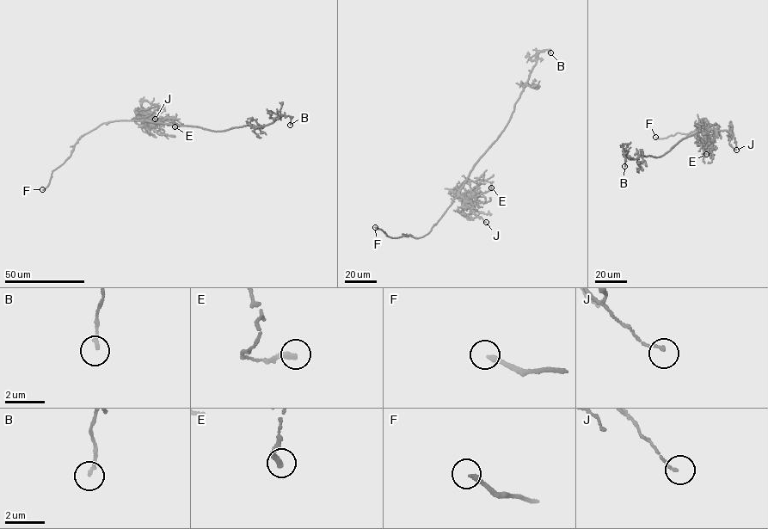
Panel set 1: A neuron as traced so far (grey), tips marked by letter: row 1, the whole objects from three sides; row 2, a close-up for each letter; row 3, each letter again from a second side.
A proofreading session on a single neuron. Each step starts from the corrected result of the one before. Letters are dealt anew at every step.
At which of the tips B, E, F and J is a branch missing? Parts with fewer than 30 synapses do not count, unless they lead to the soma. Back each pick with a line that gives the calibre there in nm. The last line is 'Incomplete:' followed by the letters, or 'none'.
F: 200 nm thick
Incomplete: F

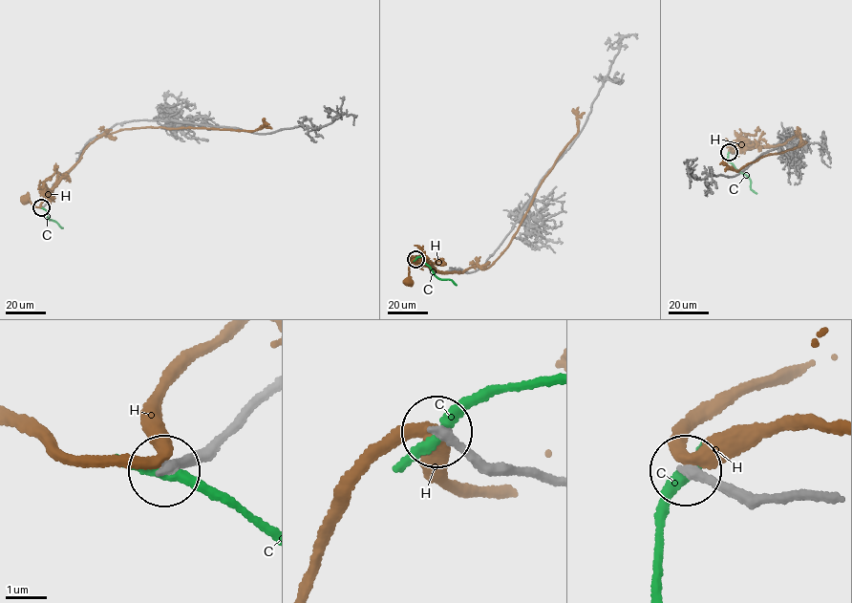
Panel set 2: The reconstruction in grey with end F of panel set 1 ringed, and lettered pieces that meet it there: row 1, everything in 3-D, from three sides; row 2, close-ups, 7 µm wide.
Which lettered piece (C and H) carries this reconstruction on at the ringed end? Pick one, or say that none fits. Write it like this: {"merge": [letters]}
{"merge": []}

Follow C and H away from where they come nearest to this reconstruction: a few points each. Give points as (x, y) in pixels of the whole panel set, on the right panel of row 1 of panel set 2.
C: (729, 152), (728, 161), (747, 176), (751, 188), (756, 193)
H: (729, 152), (734, 146), (749, 144)

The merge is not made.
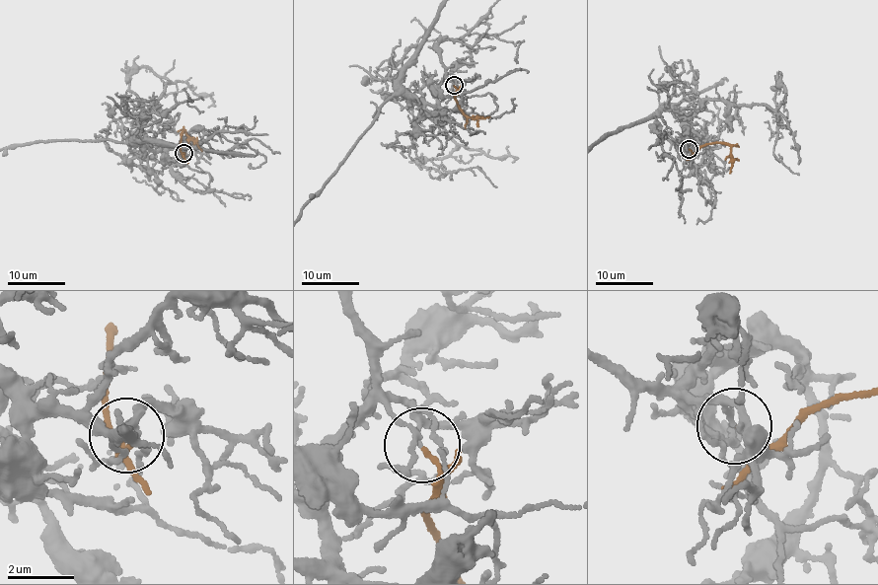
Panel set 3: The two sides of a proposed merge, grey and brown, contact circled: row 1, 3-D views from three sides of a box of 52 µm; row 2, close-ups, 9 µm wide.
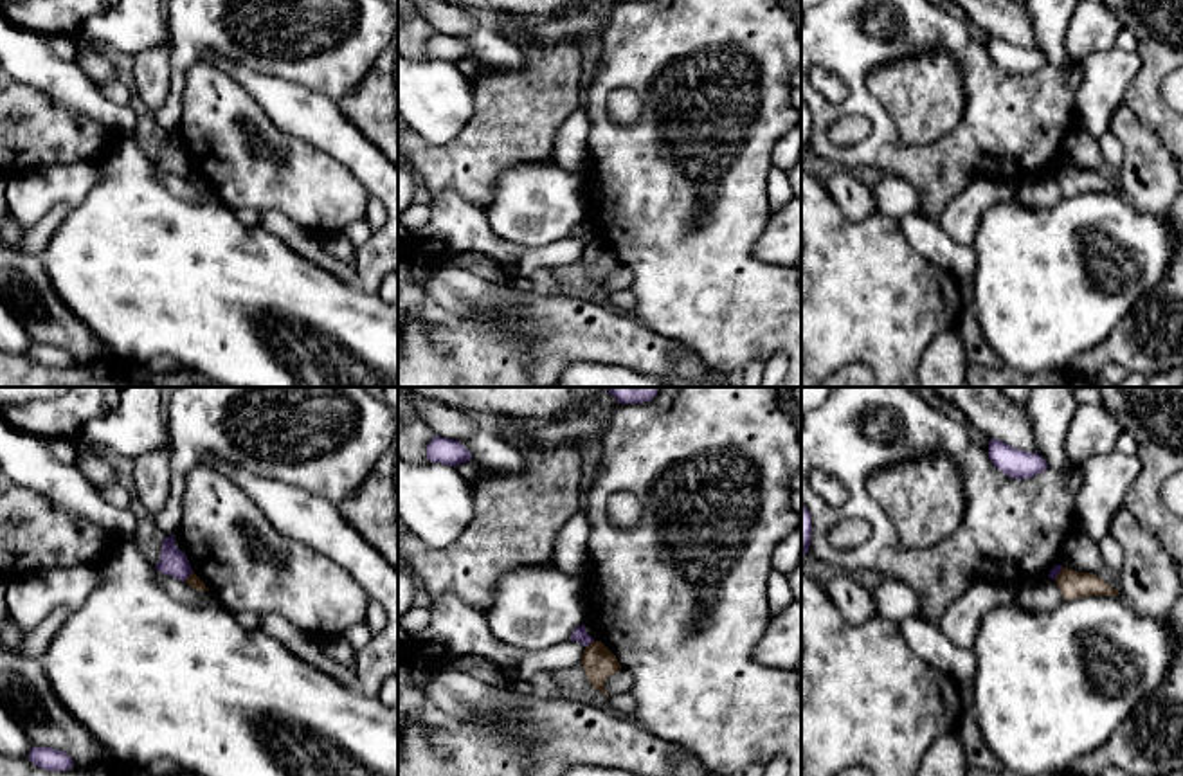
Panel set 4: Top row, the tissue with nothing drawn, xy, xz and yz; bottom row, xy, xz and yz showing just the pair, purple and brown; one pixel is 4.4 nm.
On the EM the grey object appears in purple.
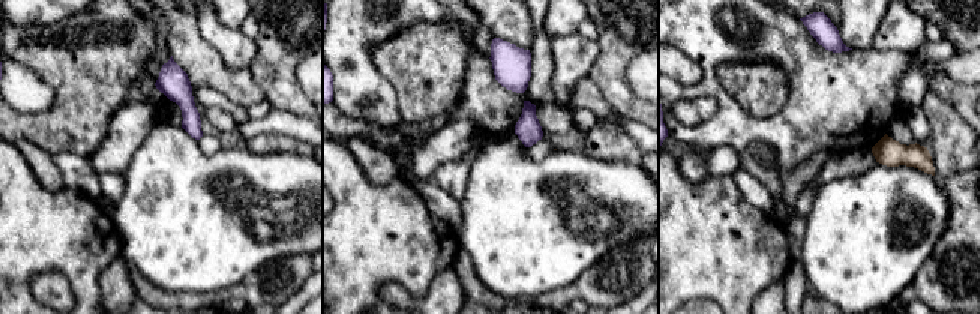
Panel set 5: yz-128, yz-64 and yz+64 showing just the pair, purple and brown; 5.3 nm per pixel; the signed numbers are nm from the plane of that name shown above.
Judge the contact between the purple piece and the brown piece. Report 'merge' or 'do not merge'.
do not merge

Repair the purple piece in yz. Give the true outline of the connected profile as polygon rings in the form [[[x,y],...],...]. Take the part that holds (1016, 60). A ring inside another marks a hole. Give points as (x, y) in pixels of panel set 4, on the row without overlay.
[[[992,34],[987,50],[996,65],[1019,77],[1030,76],[1048,65],[1048,59],[1037,49],[1030,50]]]

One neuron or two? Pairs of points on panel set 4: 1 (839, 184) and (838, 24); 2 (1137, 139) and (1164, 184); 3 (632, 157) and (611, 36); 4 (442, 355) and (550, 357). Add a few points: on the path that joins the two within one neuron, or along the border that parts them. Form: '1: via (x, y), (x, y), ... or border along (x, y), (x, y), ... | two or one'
1: border along (836, 166), (847, 170) | two
2: via (1144, 150), (1153, 173) | one
3: via (650, 126), (650, 98), (643, 90), (641, 67) | one
4: border along (505, 319), (526, 341), (526, 364), (530, 368) | two

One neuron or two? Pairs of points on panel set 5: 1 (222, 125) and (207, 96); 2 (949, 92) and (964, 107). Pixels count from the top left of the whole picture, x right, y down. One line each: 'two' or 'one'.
1: two
2: one

